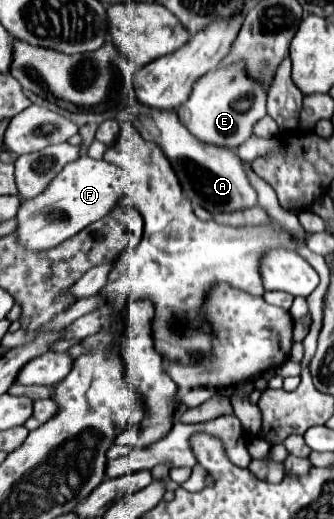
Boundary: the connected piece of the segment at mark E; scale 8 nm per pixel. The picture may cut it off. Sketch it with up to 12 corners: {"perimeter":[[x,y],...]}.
{"perimeter":[[243,63],[203,75],[177,113],[235,151],[267,115]]}

